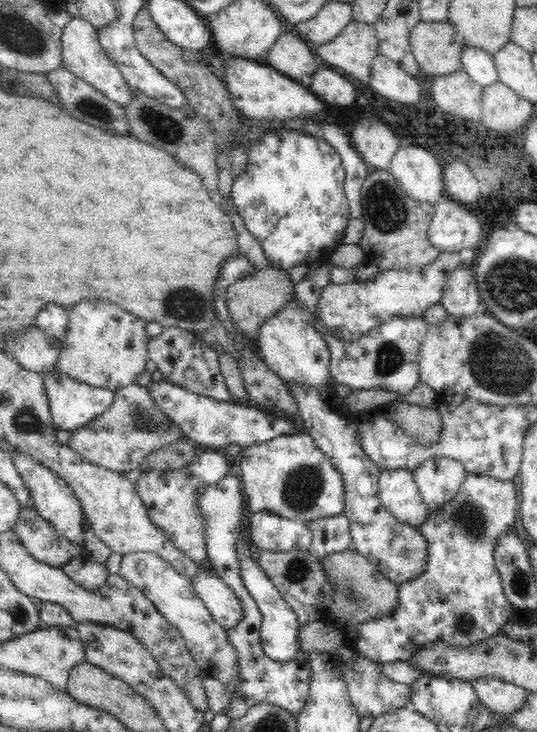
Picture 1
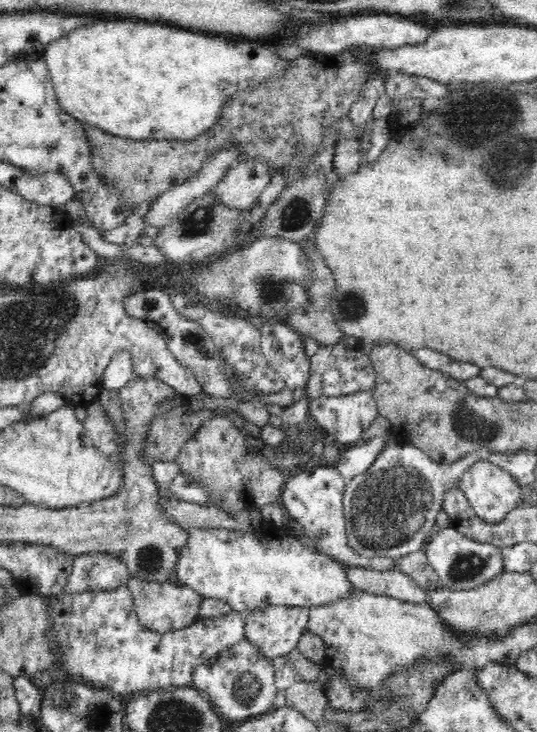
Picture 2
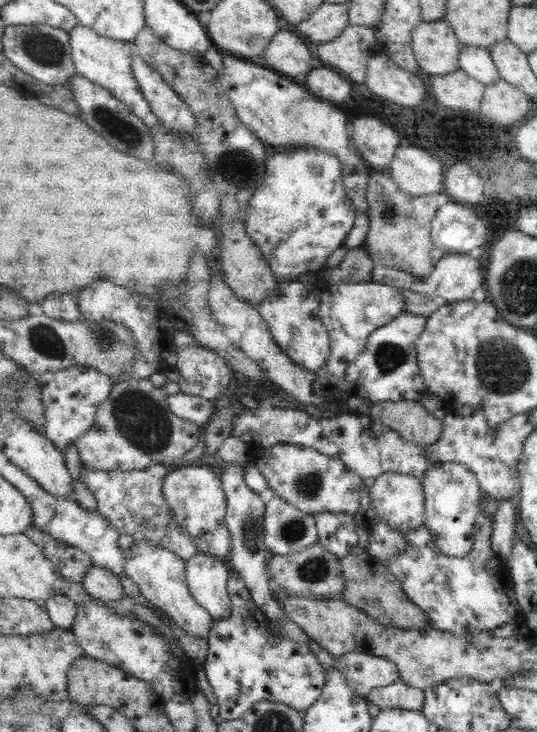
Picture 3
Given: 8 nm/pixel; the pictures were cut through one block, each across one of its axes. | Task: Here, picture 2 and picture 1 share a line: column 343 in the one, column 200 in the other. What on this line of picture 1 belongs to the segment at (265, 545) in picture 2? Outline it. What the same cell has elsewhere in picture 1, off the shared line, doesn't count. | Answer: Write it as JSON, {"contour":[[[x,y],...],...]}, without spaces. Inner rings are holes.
{"contour":[[[203,564],[199,573],[191,579],[195,590],[223,628],[234,629],[235,625],[245,619],[241,598],[208,564]]]}

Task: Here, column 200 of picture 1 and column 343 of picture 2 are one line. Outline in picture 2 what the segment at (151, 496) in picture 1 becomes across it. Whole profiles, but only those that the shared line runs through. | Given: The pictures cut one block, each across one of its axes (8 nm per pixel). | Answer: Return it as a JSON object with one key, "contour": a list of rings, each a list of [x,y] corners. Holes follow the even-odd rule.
{"contour":[[[312,463],[307,470],[290,477],[284,486],[281,503],[286,510],[286,516],[294,517],[304,526],[302,539],[309,542],[318,552],[330,555],[335,561],[353,567],[371,568],[378,572],[394,570],[398,559],[389,556],[362,555],[350,547],[346,536],[346,519],[342,502],[347,484],[348,480],[344,479],[335,466]]]}

